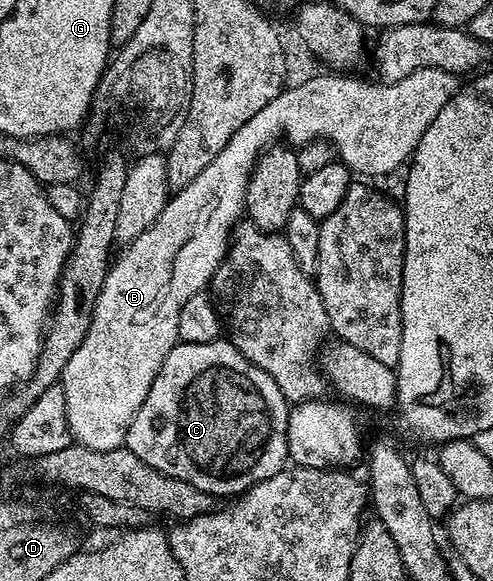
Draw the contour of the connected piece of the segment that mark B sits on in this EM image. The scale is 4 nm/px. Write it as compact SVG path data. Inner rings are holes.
M434 68L415 70L415 74L411 74L394 84L384 82L368 84L365 80L355 80L351 77L354 75L351 74L329 75L333 76L313 76L310 80L295 85L294 88L292 86L286 87L275 98L271 98L271 102L267 102L267 106L263 106L263 110L259 110L259 114L255 114L255 118L247 118L247 122L243 122L243 126L239 126L239 130L235 130L235 134L231 134L231 142L227 142L227 146L223 146L223 150L219 150L219 154L215 154L215 158L211 158L211 163L205 169L199 170L197 177L192 182L187 182L187 186L176 189L170 195L169 200L163 206L163 214L159 214L156 222L146 232L139 234L133 241L130 241L126 247L129 249L118 260L116 257L112 261L109 271L105 274L101 293L97 295L97 304L93 307L93 317L91 318L91 326L87 330L87 338L83 338L79 350L75 350L75 354L71 354L71 362L67 362L59 381L63 386L63 394L67 398L67 406L65 407L67 422L76 443L87 446L91 450L115 450L124 445L131 422L135 422L135 414L139 414L139 406L143 406L143 402L151 390L151 382L155 382L155 374L159 374L159 366L163 366L163 358L167 358L167 354L171 354L171 350L179 342L180 310L192 295L206 291L207 285L212 281L218 266L223 262L225 253L229 250L233 230L237 227L245 211L245 196L249 185L249 176L253 173L257 161L261 159L261 156L268 148L274 147L281 141L289 146L302 146L313 141L325 141L333 149L336 159L340 163L346 164L350 172L358 177L385 176L388 172L395 171L401 163L402 167L412 157L413 151L419 146L419 138L423 138L423 134L427 134L427 126L431 126L431 122L435 122L435 114L439 114L439 110L443 110L443 106L447 106L447 102L456 94L459 87L458 73L435 70Z

